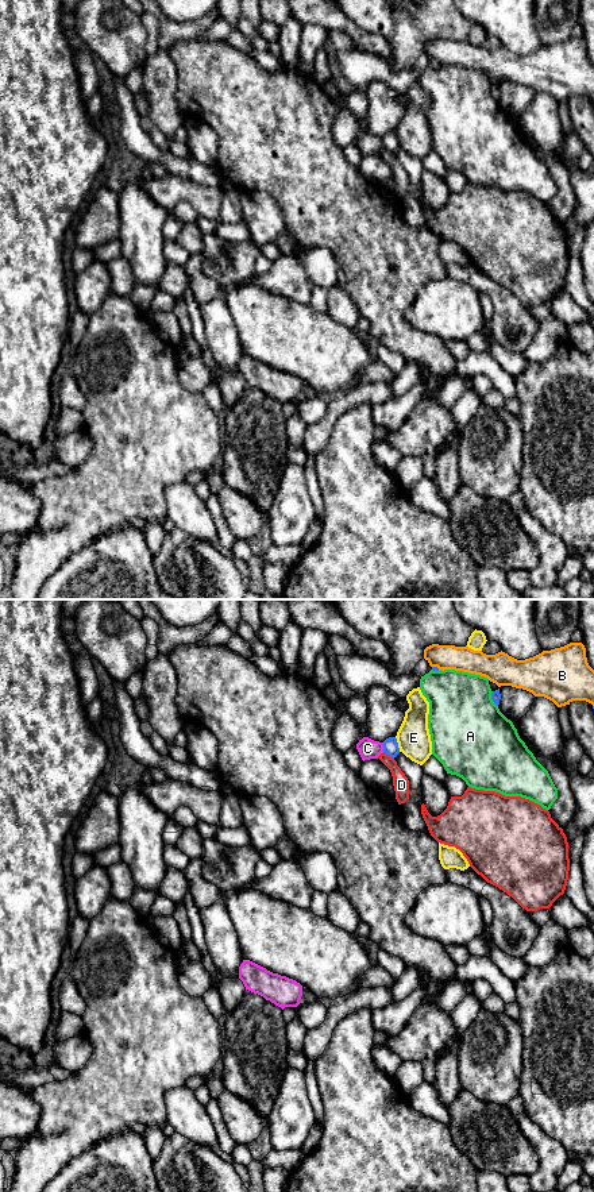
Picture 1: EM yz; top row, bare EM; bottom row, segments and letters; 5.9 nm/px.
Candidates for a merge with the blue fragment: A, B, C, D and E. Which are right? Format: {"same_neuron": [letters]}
{"same_neuron": []}

